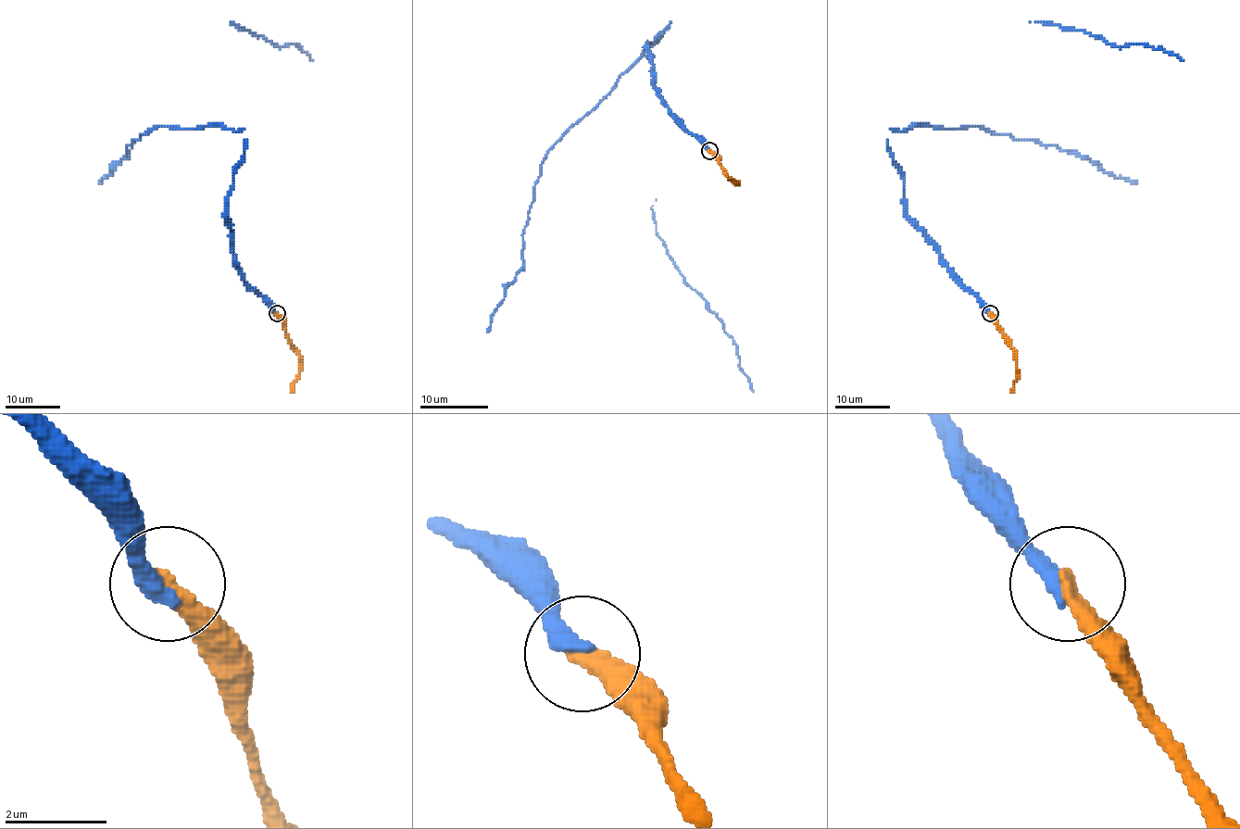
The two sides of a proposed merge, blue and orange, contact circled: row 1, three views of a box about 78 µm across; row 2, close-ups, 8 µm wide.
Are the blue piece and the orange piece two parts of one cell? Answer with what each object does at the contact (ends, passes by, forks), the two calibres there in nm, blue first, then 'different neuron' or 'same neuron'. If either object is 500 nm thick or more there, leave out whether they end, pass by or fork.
blue ends; orange ends; calibres 400 and 400 nm; same neuron

